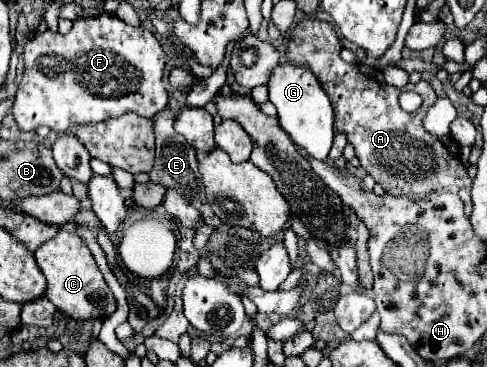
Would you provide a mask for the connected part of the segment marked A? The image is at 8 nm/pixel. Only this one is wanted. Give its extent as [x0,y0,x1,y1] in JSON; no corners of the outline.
[285,19,471,213]

